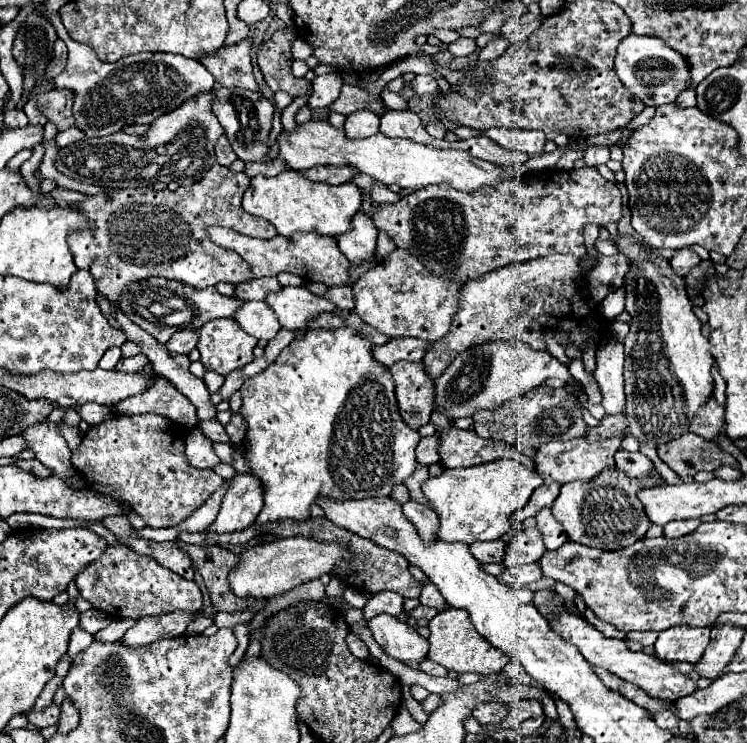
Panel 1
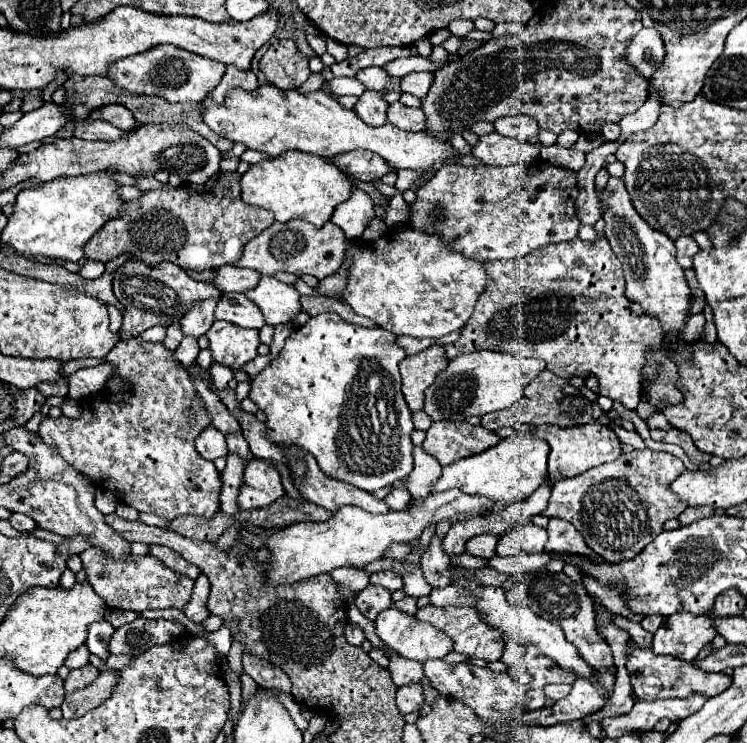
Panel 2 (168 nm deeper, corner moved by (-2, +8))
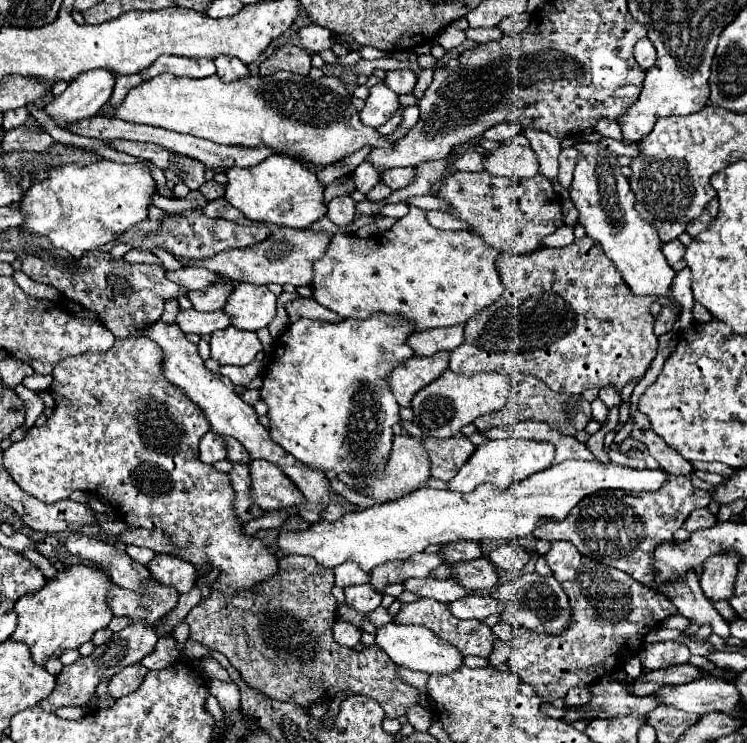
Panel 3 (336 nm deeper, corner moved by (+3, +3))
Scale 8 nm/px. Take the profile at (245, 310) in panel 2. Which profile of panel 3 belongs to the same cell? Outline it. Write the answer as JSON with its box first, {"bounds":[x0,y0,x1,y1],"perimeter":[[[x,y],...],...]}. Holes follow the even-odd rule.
{"bounds":[176,310,230,334],"perimeter":[[[186,310],[178,312],[176,324],[180,326],[182,332],[192,332],[192,334],[212,334],[216,330],[222,330],[230,326],[230,318],[226,318],[224,310],[214,310],[214,312],[196,312],[196,310]]]}

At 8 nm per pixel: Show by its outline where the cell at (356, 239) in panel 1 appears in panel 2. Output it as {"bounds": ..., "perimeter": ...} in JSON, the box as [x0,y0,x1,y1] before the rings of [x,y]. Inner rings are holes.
{"bounds":[331,189,375,241],"perimeter":[[[353,189],[351,197],[335,207],[331,221],[337,227],[341,227],[341,231],[345,233],[347,239],[357,241],[357,239],[361,239],[365,227],[369,225],[369,221],[373,217],[375,217],[375,213],[373,213],[371,197],[361,189]]]}

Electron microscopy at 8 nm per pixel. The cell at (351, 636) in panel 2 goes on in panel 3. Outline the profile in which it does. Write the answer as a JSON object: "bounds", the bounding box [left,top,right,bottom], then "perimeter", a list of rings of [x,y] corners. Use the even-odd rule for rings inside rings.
{"bounds":[332,620,362,648],"perimeter":[[[338,620],[334,624],[332,632],[334,632],[334,640],[342,646],[348,646],[348,648],[354,648],[360,642],[360,634],[362,634],[360,628],[356,628],[354,624],[344,622],[344,620]]]}

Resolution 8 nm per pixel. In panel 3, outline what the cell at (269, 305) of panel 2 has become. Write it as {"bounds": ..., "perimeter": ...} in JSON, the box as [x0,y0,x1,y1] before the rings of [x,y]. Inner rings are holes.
{"bounds":[224,284,276,330],"perimeter":[[[236,284],[224,310],[234,318],[232,324],[240,330],[260,330],[268,328],[276,314],[276,294],[266,286],[256,284]]]}

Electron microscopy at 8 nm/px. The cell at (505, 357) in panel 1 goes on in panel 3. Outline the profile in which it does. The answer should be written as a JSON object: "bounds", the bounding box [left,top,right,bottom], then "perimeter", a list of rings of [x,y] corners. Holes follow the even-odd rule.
{"bounds":[412,368,512,438],"perimeter":[[[450,368],[434,382],[424,386],[412,400],[414,424],[426,434],[434,438],[450,438],[460,432],[462,426],[474,422],[482,414],[490,414],[502,410],[512,398],[512,384],[508,374],[500,372],[476,372],[476,374],[460,374]]]}

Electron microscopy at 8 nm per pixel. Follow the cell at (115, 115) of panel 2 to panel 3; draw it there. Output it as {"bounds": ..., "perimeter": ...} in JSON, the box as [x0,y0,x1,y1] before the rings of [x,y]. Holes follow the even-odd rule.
{"bounds":[98,74,142,116],"perimeter":[[[130,74],[130,76],[118,76],[116,78],[116,86],[114,86],[114,92],[112,92],[112,96],[110,96],[110,100],[108,100],[108,104],[98,112],[100,116],[108,116],[110,112],[110,108],[114,108],[114,106],[120,106],[120,102],[122,102],[122,98],[126,98],[126,94],[132,90],[132,88],[136,88],[138,84],[142,84],[142,76],[140,74]]]}

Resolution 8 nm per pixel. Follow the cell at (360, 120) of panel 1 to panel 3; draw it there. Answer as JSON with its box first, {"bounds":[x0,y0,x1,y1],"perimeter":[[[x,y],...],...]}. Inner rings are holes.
{"bounds":[360,82,400,128],"perimeter":[[[380,82],[370,88],[370,96],[366,98],[364,108],[360,110],[360,120],[366,126],[378,128],[392,118],[392,114],[398,110],[398,106],[400,106],[398,96],[384,82]]]}

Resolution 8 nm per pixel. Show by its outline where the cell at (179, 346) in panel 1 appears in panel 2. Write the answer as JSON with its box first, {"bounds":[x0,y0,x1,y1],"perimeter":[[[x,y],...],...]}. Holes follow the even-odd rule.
{"bounds":[181,299,219,337],"perimeter":[[[203,299],[195,301],[191,309],[181,317],[181,329],[185,335],[201,337],[213,325],[213,311],[219,299]]]}

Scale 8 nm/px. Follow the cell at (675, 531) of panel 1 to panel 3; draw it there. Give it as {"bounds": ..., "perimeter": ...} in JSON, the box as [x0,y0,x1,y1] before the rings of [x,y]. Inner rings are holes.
{"bounds":[684,508,716,532],"perimeter":[[[698,508],[698,510],[694,510],[694,512],[686,518],[684,530],[692,532],[692,530],[708,528],[708,526],[714,526],[714,524],[716,524],[716,516],[712,516],[708,508]]]}

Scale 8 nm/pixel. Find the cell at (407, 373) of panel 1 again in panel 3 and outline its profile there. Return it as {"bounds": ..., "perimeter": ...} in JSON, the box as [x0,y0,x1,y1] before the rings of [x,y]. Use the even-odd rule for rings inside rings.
{"bounds":[388,352,450,408],"perimeter":[[[438,352],[432,356],[412,356],[400,364],[388,378],[390,388],[400,406],[410,408],[414,394],[436,380],[448,368],[450,352]]]}

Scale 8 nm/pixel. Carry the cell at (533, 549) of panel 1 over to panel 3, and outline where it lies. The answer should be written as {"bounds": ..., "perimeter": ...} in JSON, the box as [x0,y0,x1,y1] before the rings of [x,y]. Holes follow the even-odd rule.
{"bounds":[488,542,530,572],"perimeter":[[[500,542],[488,554],[488,560],[506,572],[520,572],[526,566],[526,562],[530,560],[530,554],[528,554],[526,546],[522,546],[522,544]]]}

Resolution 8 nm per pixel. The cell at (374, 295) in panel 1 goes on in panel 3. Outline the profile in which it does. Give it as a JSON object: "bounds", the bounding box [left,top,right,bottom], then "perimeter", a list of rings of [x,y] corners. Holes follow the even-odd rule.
{"bounds":[312,206,504,332],"perimeter":[[[410,206],[410,212],[384,234],[370,238],[358,238],[356,234],[336,234],[324,258],[314,262],[312,292],[316,302],[340,314],[342,318],[366,320],[380,312],[406,320],[412,326],[412,332],[448,328],[468,322],[468,318],[498,300],[498,296],[504,292],[504,284],[500,282],[496,270],[498,258],[500,252],[486,246],[478,236],[470,232],[438,230],[428,224],[424,210]]]}

